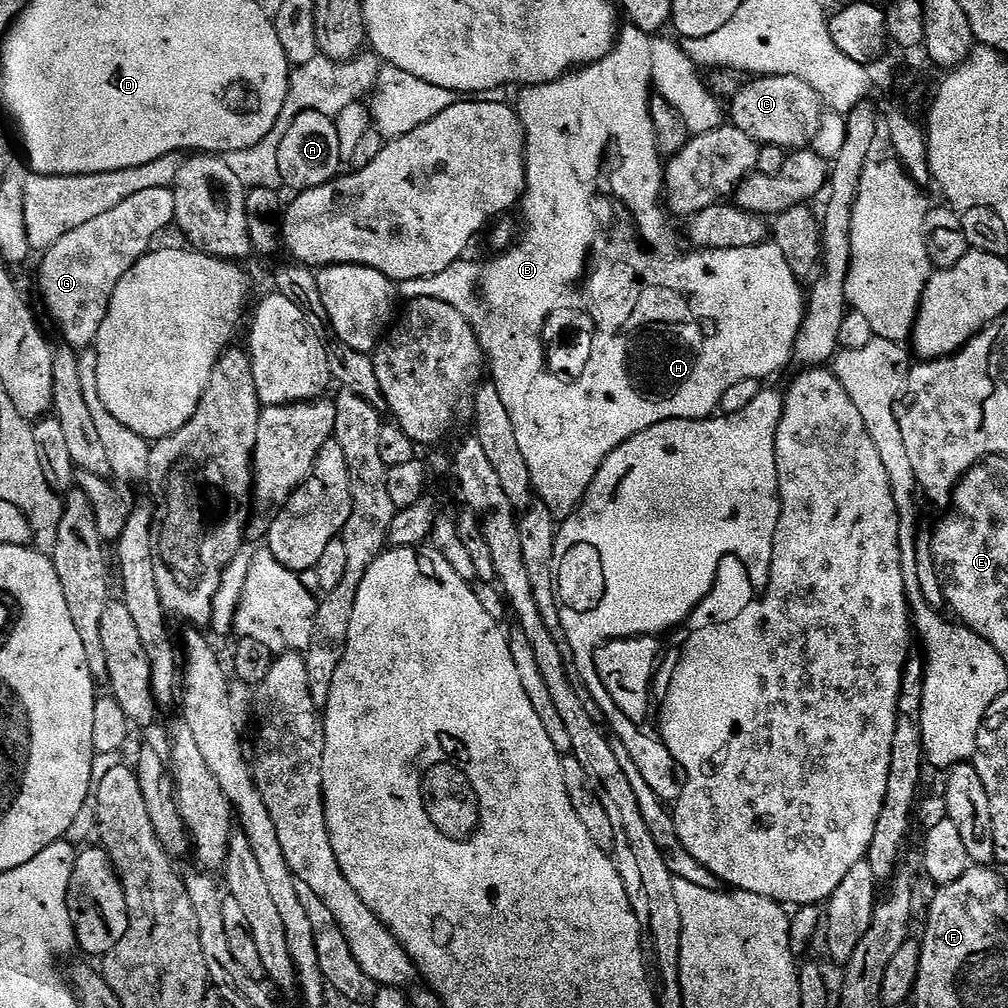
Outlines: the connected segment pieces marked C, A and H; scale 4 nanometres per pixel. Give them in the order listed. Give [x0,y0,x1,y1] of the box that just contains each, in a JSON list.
[[730,76,822,150],[276,110,342,190],[398,26,802,522]]

